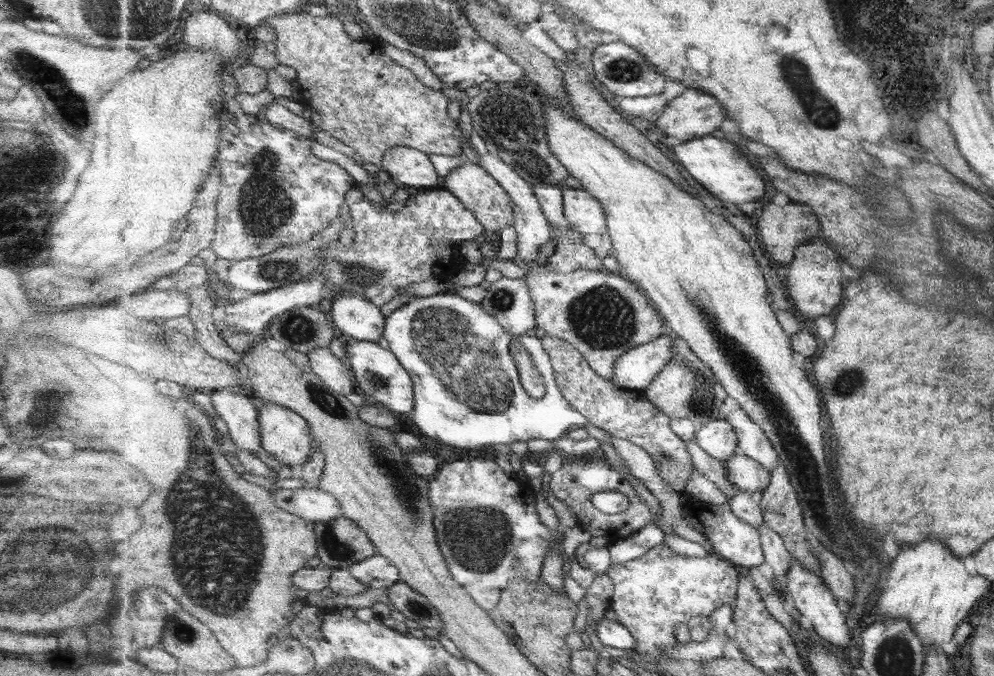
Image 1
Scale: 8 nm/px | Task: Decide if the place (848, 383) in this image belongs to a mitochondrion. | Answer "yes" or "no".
yes

